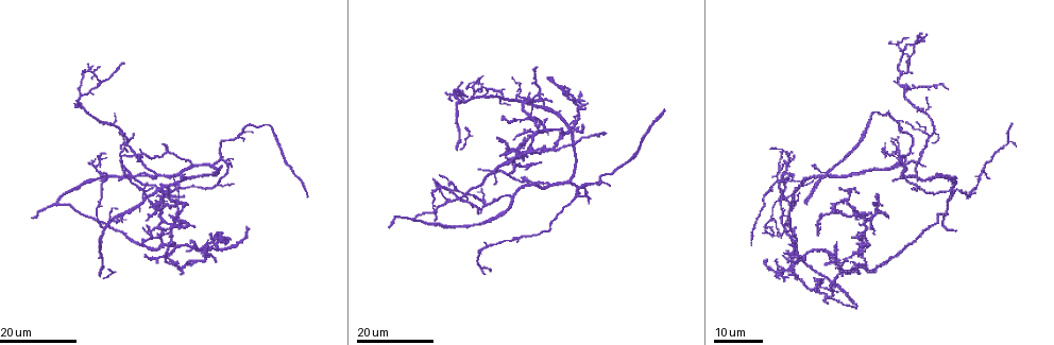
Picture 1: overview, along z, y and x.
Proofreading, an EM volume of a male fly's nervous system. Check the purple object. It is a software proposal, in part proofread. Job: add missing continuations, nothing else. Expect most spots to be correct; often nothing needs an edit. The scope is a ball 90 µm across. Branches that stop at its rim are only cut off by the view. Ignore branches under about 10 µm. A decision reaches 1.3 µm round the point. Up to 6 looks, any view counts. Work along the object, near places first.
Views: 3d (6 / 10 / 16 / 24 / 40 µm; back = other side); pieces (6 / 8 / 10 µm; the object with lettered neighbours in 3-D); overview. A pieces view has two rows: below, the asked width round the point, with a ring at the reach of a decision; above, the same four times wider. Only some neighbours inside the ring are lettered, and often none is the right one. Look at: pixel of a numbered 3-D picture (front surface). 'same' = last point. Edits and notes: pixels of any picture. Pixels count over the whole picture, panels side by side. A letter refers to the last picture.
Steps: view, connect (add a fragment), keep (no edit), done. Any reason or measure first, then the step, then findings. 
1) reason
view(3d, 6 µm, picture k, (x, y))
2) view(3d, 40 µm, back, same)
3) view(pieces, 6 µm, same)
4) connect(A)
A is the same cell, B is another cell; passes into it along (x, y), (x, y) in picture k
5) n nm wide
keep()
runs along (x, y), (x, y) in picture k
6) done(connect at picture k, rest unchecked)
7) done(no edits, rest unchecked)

free end
view(3d, 16 µm, picture 1, (839, 188))

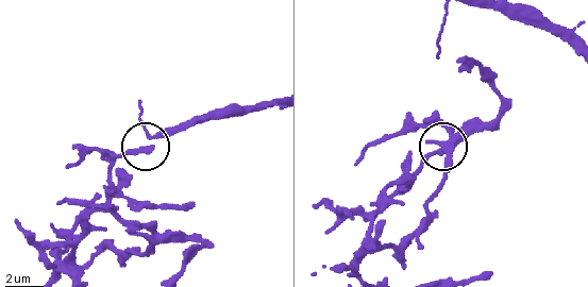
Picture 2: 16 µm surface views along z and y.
view(pieces, 8 µm, picture 2, (151, 149))

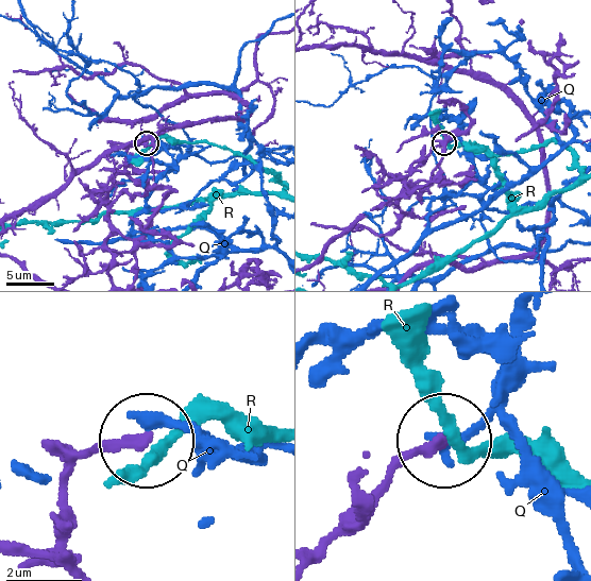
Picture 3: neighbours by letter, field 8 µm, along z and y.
280 nm wide
keep()
Q and R are other cells; runs along (362, 509), (438, 439) in picture 3; no lettered fragment goes on from it

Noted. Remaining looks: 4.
an open end
view(3d, 16 µm, picture 1, (815, 277))

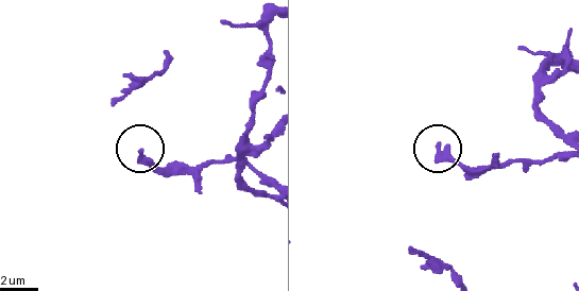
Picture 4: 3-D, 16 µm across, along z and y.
view(3d, 6 µm, picture 4, (141, 149))

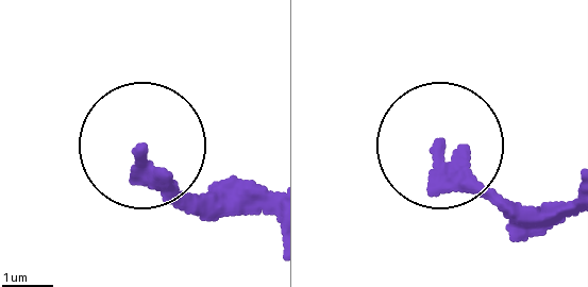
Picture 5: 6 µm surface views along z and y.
see the neighbours
view(pieces, 6 µm, picture 5, (438, 148))

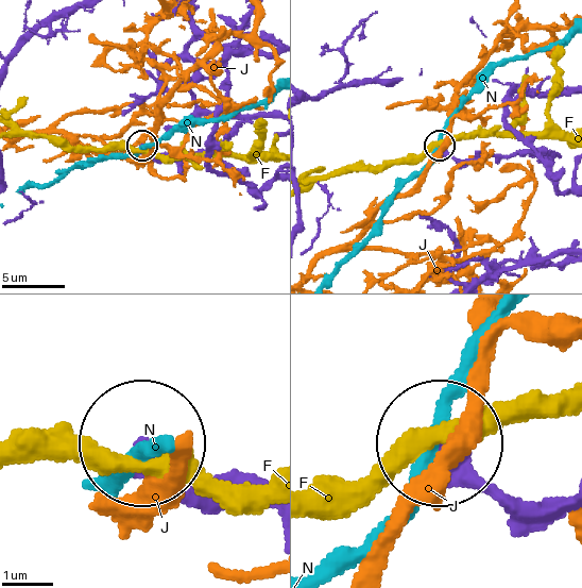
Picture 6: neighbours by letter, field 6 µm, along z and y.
250 nm wide
keep()
F, J and N are other cells; no lettered fragment goes on from it

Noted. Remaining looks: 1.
done(no edits, rest unchecked)

